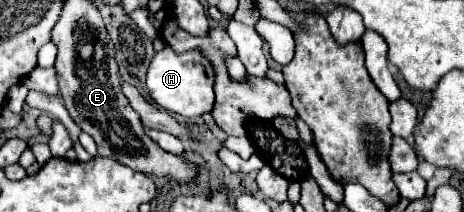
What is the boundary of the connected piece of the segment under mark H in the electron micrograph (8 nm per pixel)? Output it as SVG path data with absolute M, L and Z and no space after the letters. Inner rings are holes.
M168 45L158 51L148 67L146 87L150 93L150 99L162 107L164 111L178 113L184 117L198 117L204 113L210 113L214 105L214 71L210 69L210 63L202 57L198 51L190 53L174 53Z

